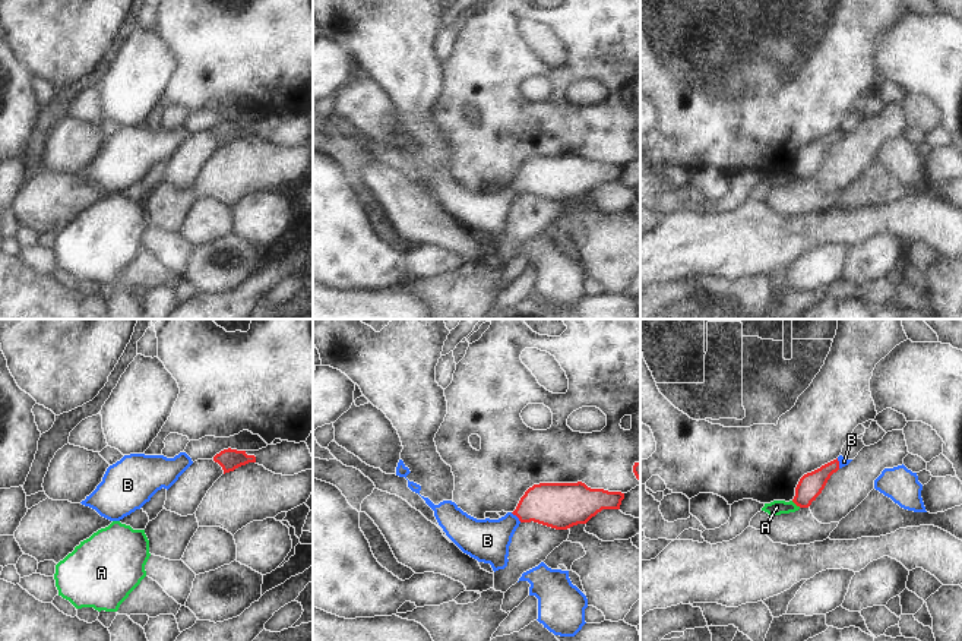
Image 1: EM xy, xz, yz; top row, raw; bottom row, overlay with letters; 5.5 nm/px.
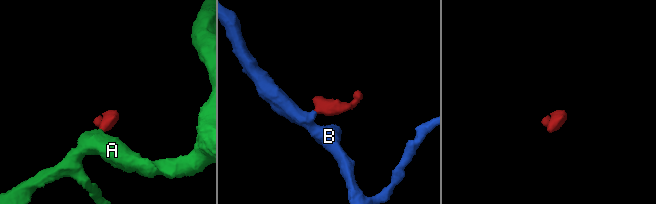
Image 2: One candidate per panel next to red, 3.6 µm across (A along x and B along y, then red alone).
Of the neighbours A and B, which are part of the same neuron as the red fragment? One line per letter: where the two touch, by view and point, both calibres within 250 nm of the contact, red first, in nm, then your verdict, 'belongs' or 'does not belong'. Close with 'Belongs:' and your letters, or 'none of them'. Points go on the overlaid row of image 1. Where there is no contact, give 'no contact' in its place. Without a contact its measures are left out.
A: contact yz (796, 504); calibres 140 and 80 nm; does not belong
B: contact xz (516, 515); calibres 260 and 240 nm; belongs
Belongs: B

